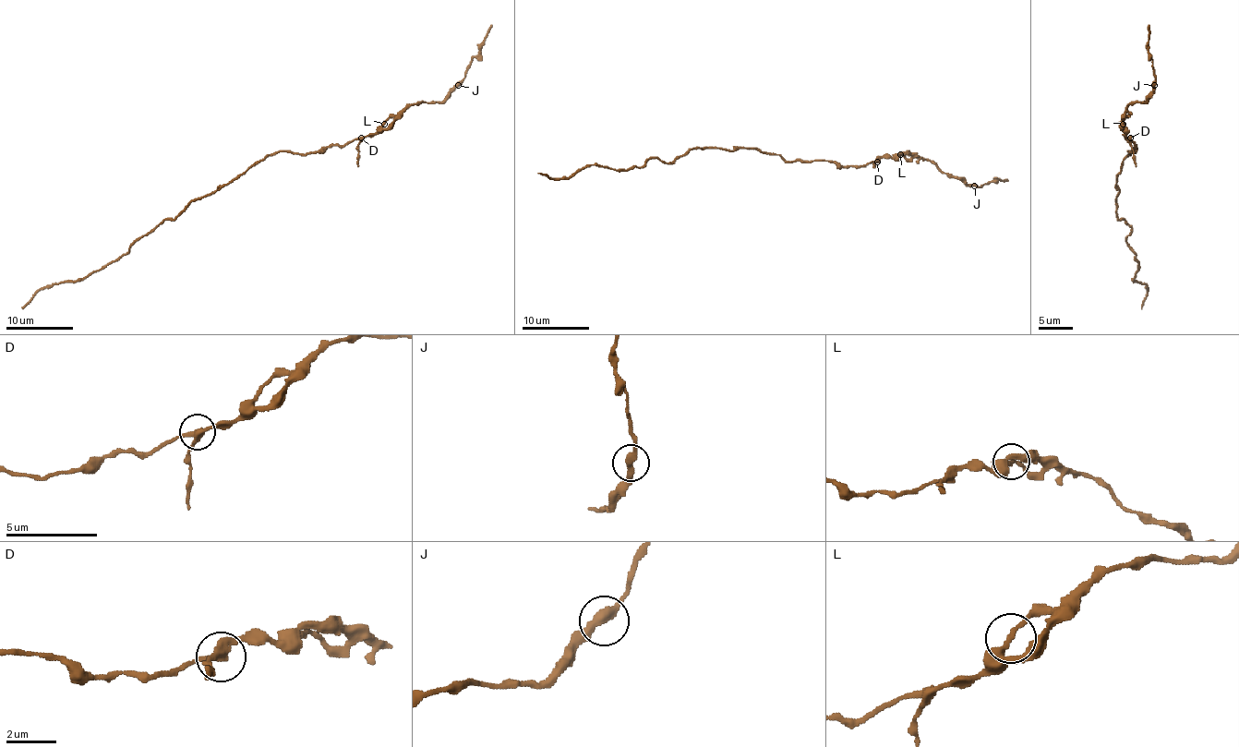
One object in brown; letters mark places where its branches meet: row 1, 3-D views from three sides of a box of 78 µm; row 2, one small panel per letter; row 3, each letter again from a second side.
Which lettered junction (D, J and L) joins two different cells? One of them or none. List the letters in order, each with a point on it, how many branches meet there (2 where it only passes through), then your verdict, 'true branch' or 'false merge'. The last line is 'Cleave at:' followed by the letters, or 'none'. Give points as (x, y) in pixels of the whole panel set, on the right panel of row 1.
D: (1130, 138) | 3 | false merge
J: (1154, 85) | 2 | true branch
L: (1123, 124) | 3 | true branch
Cleave at: D

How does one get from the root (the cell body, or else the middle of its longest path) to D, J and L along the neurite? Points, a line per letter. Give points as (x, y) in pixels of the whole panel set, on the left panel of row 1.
D: (263, 161), (280, 150), (310, 154), (332, 146), (345, 146), (361, 138)
J: (263, 161), (280, 150), (310, 154), (374, 136), (411, 105), (441, 102), (458, 85)
L: (263, 161), (280, 150), (310, 154), (332, 146), (345, 146), (355, 138), (372, 136), (384, 124)

